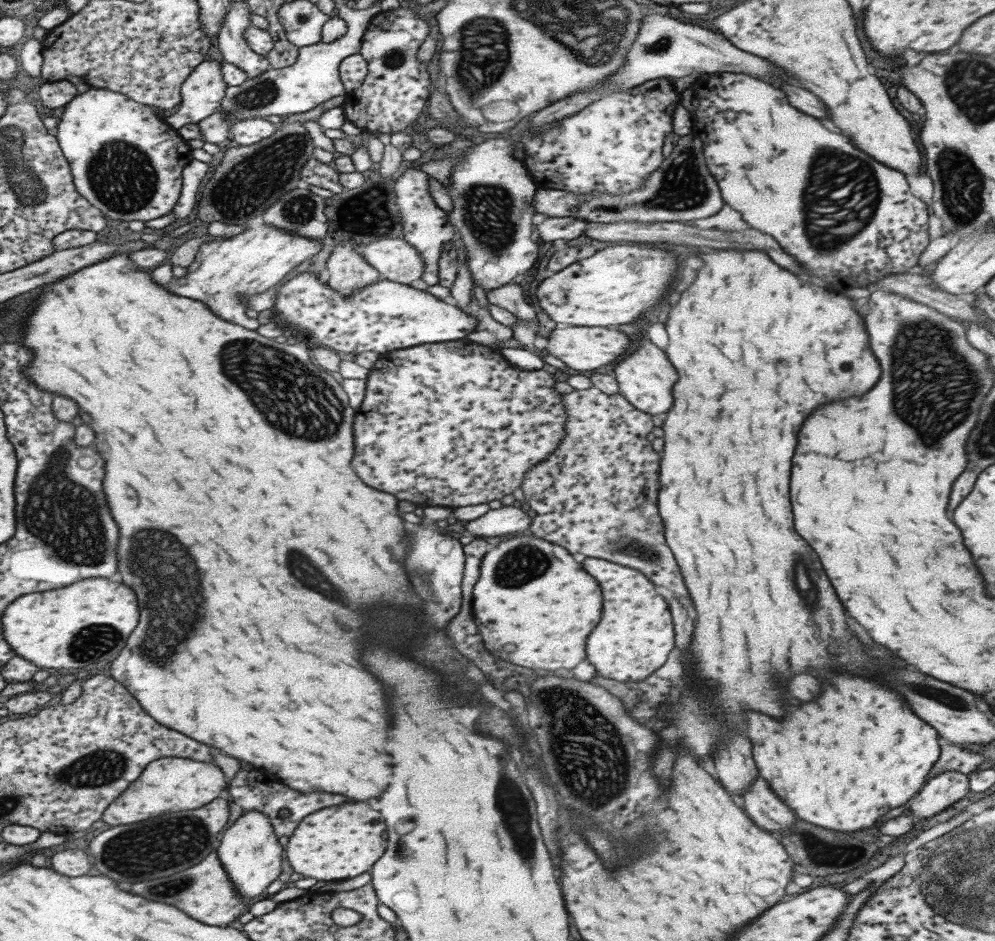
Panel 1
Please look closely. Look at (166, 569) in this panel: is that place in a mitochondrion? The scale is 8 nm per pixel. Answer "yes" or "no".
yes

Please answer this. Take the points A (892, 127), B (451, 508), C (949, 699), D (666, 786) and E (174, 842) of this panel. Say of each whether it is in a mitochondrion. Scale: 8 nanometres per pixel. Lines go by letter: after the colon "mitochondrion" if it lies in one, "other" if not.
A: other
B: other
C: mitochondrion
D: other
E: mitochondrion

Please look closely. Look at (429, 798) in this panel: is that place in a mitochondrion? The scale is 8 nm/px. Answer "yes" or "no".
no

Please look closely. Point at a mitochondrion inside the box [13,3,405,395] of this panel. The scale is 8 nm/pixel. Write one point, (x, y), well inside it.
(254, 179)

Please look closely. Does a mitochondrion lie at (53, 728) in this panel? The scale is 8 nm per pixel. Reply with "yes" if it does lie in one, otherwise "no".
no

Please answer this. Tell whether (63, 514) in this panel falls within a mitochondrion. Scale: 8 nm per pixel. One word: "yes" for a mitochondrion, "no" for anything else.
yes

